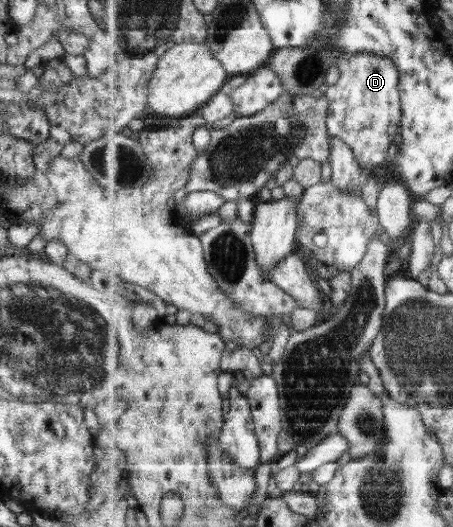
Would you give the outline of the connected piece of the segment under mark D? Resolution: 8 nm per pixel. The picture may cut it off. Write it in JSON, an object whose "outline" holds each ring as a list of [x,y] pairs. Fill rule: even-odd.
{"outline":[[[348,52],[338,58],[337,66],[343,71],[343,76],[337,84],[331,84],[327,94],[331,98],[331,114],[329,117],[330,132],[347,141],[355,152],[361,164],[372,170],[389,161],[389,148],[397,140],[397,134],[402,132],[404,125],[404,98],[401,96],[401,69],[393,58],[375,54],[375,52]]]}

